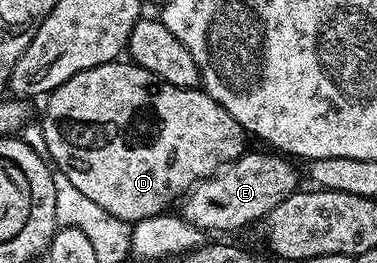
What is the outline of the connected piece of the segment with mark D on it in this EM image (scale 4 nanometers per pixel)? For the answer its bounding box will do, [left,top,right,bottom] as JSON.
[39,60,247,224]

